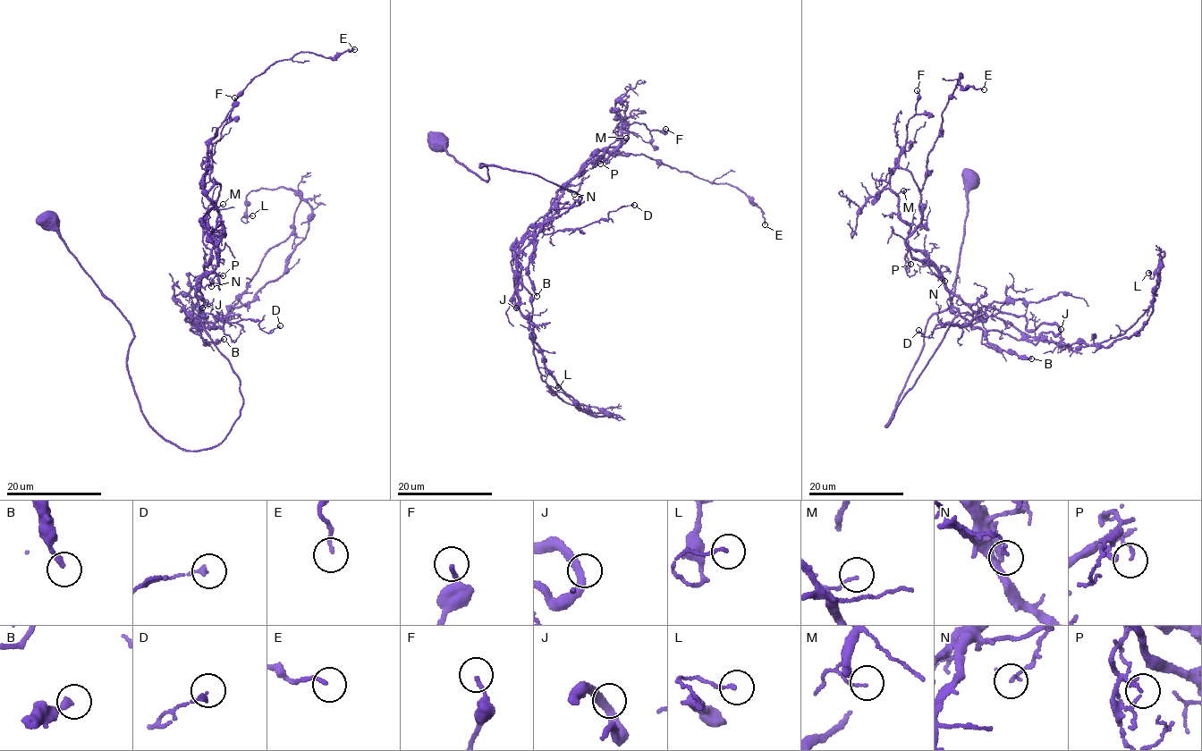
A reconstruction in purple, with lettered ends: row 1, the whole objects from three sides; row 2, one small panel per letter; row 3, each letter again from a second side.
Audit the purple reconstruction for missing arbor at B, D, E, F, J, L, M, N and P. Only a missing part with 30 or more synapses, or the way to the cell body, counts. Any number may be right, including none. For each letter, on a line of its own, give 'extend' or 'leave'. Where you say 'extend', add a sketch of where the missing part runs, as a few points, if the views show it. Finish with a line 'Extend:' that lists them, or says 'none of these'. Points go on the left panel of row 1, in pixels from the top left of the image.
B: leave
D: leave
E: leave
F: leave
J: leave
L: leave
M: leave
N: leave
P: leave
Extend: none of these

